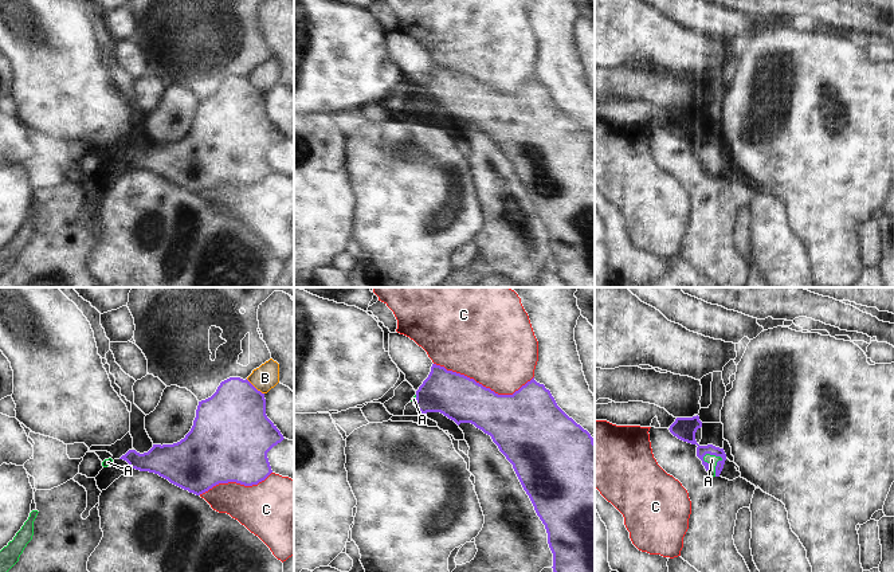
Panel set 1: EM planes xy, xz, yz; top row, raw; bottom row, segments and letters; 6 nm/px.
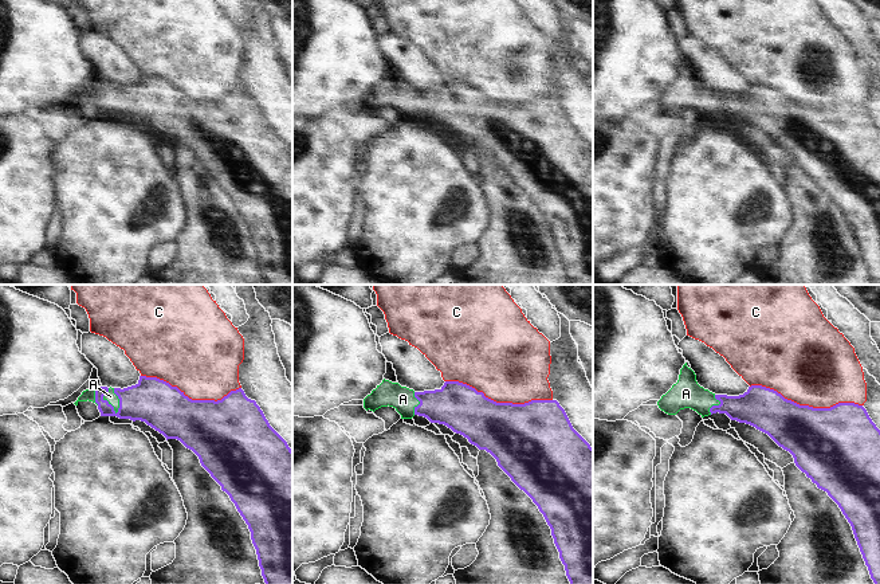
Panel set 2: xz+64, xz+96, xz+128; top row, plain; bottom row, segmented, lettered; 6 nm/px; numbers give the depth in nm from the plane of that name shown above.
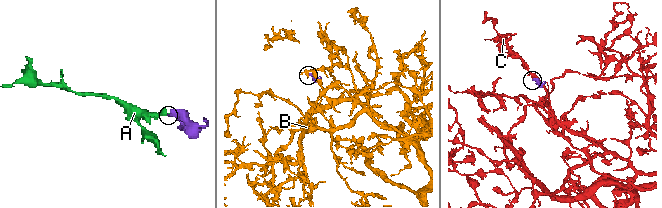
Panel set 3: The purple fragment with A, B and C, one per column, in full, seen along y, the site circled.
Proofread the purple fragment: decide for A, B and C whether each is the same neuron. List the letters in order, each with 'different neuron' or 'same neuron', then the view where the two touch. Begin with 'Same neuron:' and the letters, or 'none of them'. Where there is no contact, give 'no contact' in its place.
Same neuron: A
A: same neuron; contact in yz
B: different neuron; contact in xy
C: different neuron; contact in xz

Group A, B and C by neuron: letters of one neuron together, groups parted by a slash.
A / B / C

